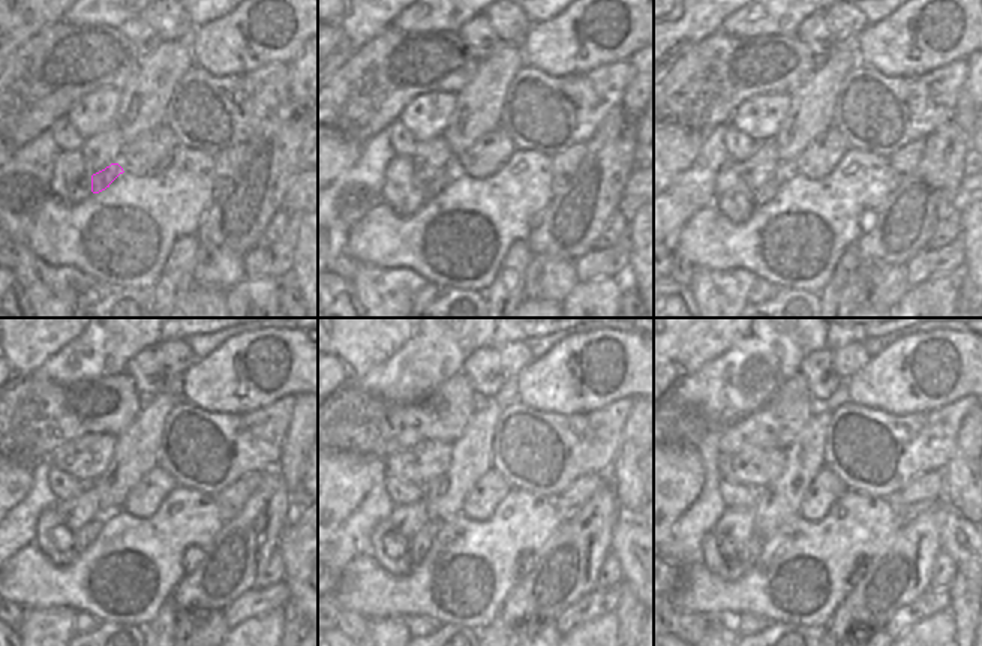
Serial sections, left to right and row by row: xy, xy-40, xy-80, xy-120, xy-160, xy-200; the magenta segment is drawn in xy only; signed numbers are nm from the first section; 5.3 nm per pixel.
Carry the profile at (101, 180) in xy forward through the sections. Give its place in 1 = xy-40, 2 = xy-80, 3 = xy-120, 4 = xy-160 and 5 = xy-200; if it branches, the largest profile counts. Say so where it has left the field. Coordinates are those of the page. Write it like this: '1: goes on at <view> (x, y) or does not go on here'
1: goes on at xy-40 (441, 180)
2: goes on at xy-80 (762, 195)
3: goes on at xy-120 (83, 537)
4: goes on at xy-160 (420, 543)
5: goes on at xy-200 (748, 553)

